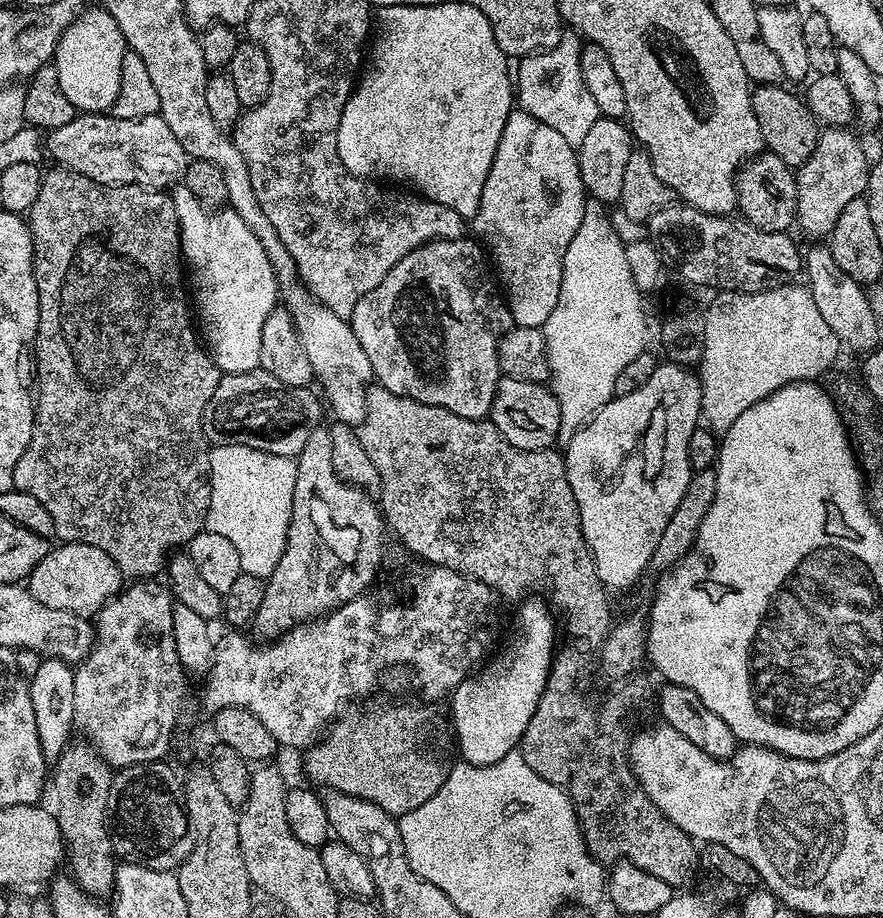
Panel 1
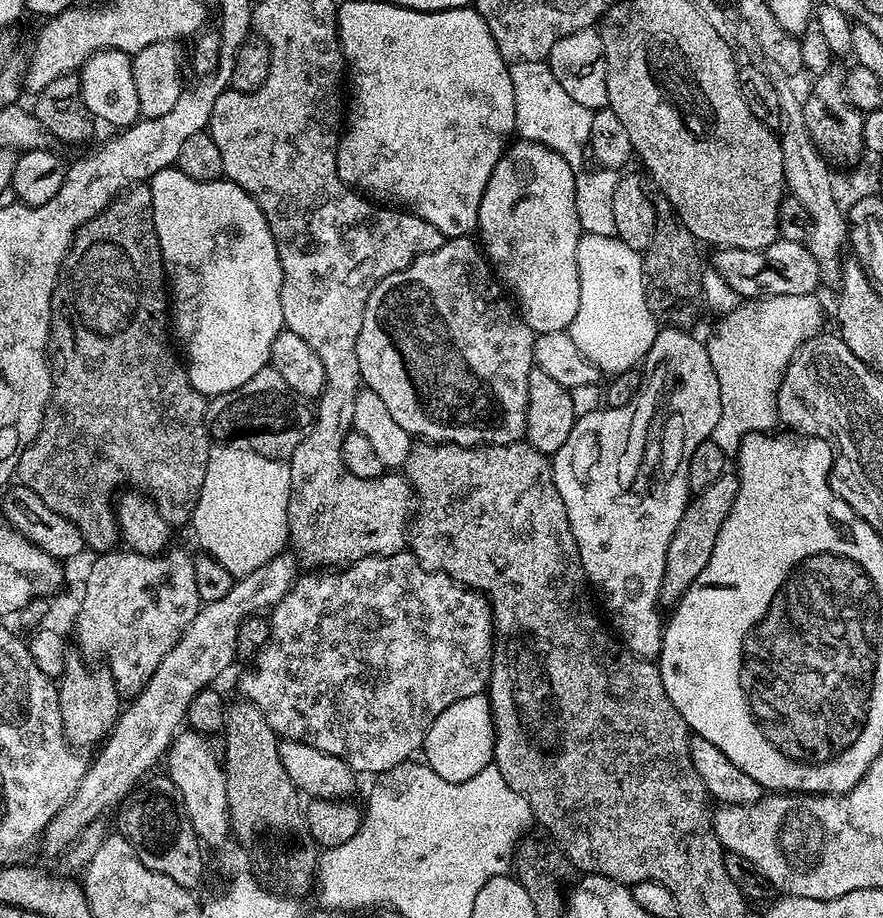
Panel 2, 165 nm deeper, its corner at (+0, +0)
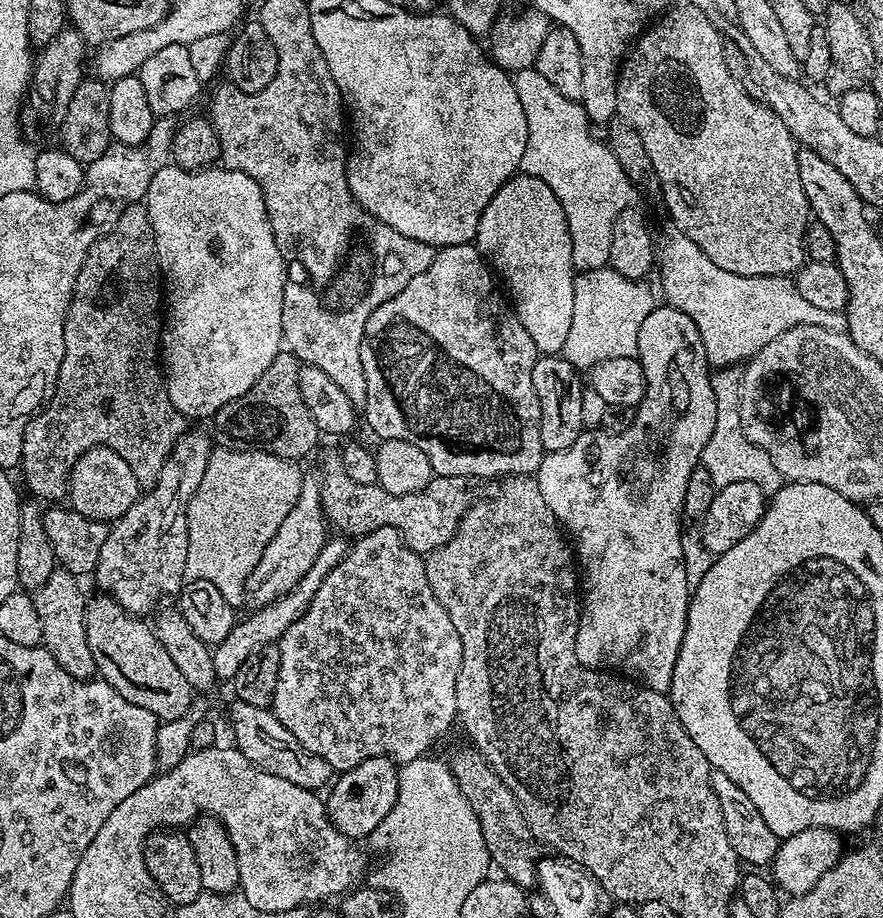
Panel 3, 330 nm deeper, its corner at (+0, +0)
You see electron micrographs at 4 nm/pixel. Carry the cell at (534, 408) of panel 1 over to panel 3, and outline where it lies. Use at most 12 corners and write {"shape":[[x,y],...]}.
{"shape":[[563,355],[534,362],[542,446],[566,450],[586,428],[581,373]]}

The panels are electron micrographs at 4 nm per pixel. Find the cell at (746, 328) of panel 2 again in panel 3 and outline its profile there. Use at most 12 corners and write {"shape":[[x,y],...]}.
{"shape":[[740,372],[711,373],[714,434],[700,464],[714,486],[782,486],[766,450],[742,434]]}

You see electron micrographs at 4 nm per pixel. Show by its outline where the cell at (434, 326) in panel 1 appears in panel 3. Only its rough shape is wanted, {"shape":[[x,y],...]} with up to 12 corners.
{"shape":[[475,243],[362,338],[380,440],[527,476],[537,350]]}

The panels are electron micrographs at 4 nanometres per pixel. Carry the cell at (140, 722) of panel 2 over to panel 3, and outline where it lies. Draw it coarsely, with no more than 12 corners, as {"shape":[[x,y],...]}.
{"shape":[[301,475],[246,582],[247,603],[273,603],[325,544],[321,477]]}

